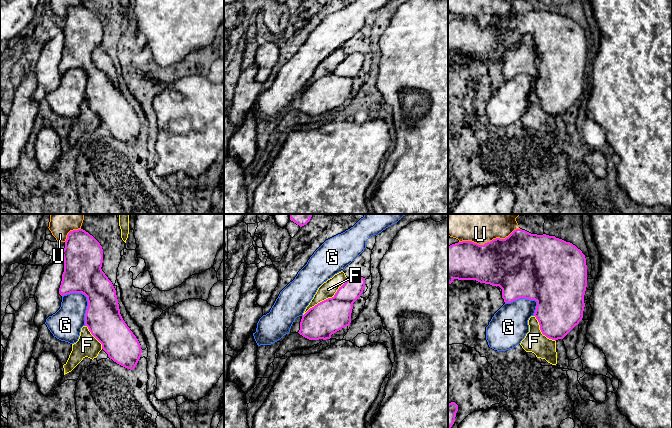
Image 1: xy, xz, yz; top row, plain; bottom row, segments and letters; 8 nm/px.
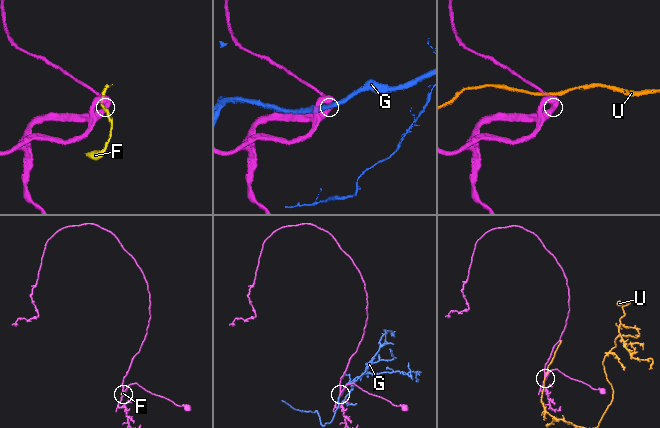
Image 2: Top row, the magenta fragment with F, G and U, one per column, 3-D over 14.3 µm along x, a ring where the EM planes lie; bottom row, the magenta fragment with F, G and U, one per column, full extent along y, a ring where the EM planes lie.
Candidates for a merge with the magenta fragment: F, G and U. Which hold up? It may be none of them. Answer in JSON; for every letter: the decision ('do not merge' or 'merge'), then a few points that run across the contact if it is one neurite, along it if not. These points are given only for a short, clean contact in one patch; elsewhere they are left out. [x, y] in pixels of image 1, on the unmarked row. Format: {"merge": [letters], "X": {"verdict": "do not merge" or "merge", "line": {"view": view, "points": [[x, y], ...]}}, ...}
{"merge": [], "F": {"verdict": "do not merge"}, "G": {"verdict": "do not merge"}, "U": {"verdict": "do not merge"}}

